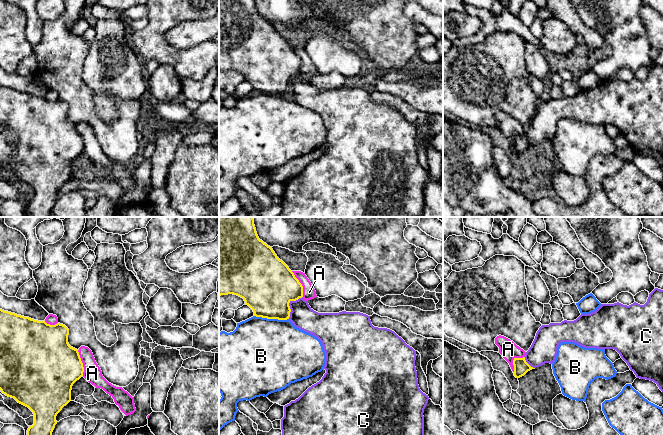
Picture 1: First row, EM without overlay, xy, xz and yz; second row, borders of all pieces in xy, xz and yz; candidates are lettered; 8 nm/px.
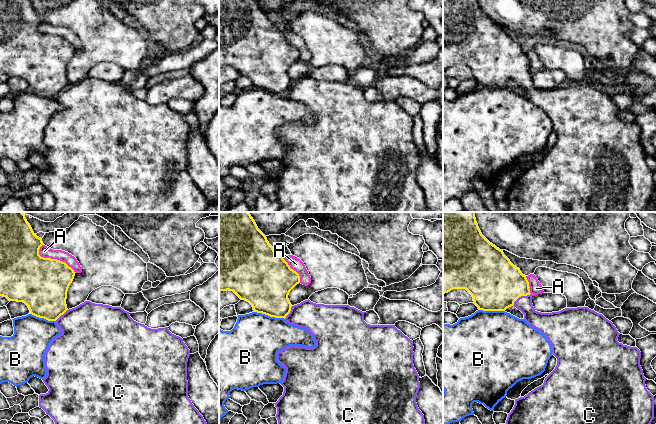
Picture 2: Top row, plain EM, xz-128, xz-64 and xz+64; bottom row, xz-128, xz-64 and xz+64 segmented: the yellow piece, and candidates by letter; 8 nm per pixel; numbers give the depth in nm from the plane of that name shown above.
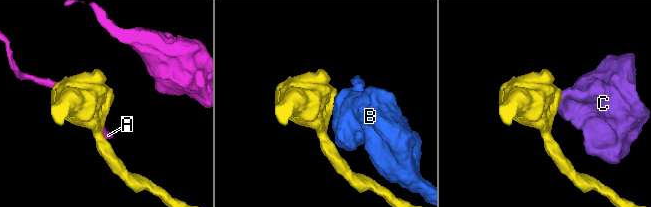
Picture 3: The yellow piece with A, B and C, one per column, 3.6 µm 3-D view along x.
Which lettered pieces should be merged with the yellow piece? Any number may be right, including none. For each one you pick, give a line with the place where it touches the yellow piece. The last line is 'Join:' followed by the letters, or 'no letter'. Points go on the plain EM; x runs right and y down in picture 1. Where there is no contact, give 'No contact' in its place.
C: Touches yellow at xz (288, 80)
Join: C

